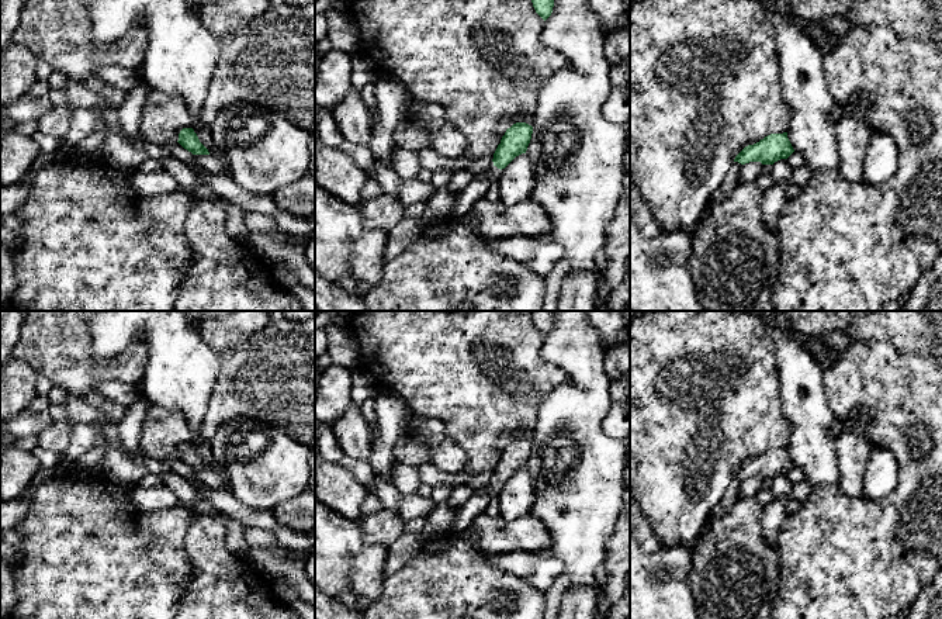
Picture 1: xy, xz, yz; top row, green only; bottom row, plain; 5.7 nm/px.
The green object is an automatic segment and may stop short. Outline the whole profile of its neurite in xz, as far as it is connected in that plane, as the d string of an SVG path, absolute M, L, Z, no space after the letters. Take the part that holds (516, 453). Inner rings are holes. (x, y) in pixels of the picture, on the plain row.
M516 438L508 443L493 468L493 480L479 491L491 498L496 498L501 485L505 484L516 471L526 468L531 449L533 442L526 438Z

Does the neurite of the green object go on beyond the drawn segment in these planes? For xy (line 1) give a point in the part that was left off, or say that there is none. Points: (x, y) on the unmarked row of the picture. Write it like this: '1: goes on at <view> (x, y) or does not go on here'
1: does not go on here

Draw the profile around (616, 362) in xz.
M621 342L606 349L603 367L612 381L619 380L630 371L630 342Z

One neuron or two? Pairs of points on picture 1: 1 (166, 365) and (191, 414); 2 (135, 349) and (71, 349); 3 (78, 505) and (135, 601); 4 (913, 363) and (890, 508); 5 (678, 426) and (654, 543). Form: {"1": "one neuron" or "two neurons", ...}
{"1": "one neuron", "2": "one neuron", "3": "one neuron", "4": "one neuron", "5": "two neurons"}

